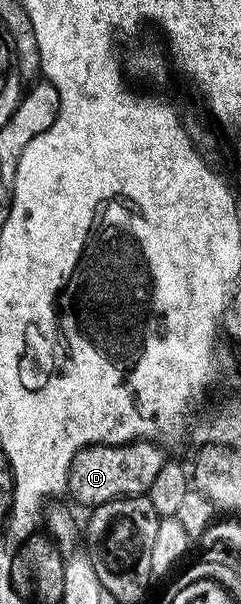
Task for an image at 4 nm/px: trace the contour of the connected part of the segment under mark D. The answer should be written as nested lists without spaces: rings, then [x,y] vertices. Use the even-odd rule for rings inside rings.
[[[134,441],[130,445],[92,445],[89,449],[83,449],[74,459],[74,463],[68,466],[68,493],[80,505],[96,511],[99,505],[119,503],[124,497],[139,499],[140,496],[151,494],[154,487],[154,479],[162,472],[166,460],[159,444],[151,441]]]

